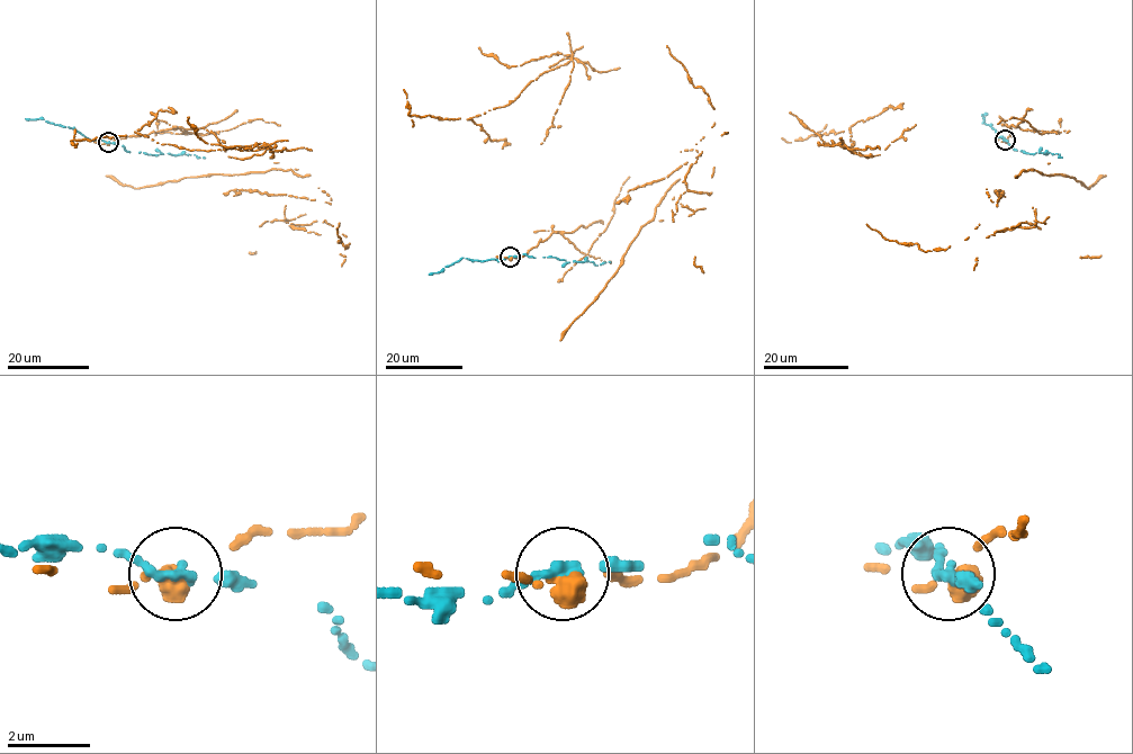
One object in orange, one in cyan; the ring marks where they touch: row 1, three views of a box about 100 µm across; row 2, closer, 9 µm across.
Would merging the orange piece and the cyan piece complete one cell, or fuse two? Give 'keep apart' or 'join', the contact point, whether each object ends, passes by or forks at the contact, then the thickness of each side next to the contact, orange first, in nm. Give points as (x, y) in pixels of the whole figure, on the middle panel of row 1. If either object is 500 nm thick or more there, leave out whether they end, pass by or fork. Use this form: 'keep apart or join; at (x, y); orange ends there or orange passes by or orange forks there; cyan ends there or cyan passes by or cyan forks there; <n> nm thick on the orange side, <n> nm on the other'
keep apart; at (510, 257); 550 nm thick on the orange side, 240 nm on the other

